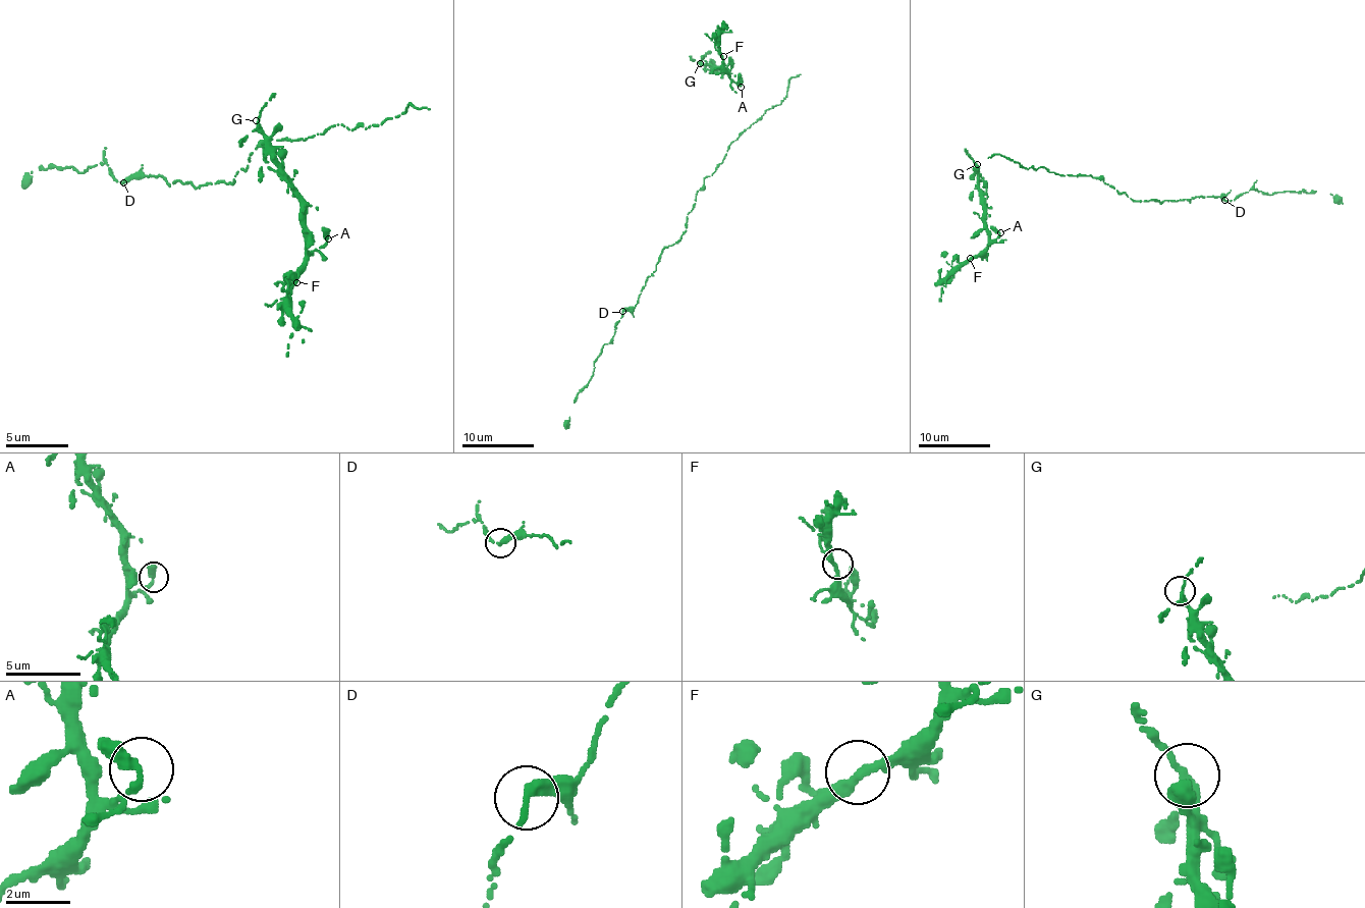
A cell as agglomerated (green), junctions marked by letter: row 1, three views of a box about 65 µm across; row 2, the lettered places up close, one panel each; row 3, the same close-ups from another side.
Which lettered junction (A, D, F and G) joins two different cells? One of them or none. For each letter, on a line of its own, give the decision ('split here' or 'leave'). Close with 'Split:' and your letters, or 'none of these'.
A: leave
D: leave
F: leave
G: leave
Split: none of these

